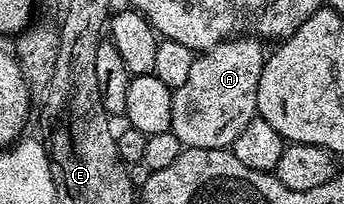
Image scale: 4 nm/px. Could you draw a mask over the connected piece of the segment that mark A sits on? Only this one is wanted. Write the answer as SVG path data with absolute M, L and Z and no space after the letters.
M232 37L196 57L185 84L172 93L170 131L184 148L226 150L241 136L249 120L257 116L257 84L265 61L265 49L251 38Z

